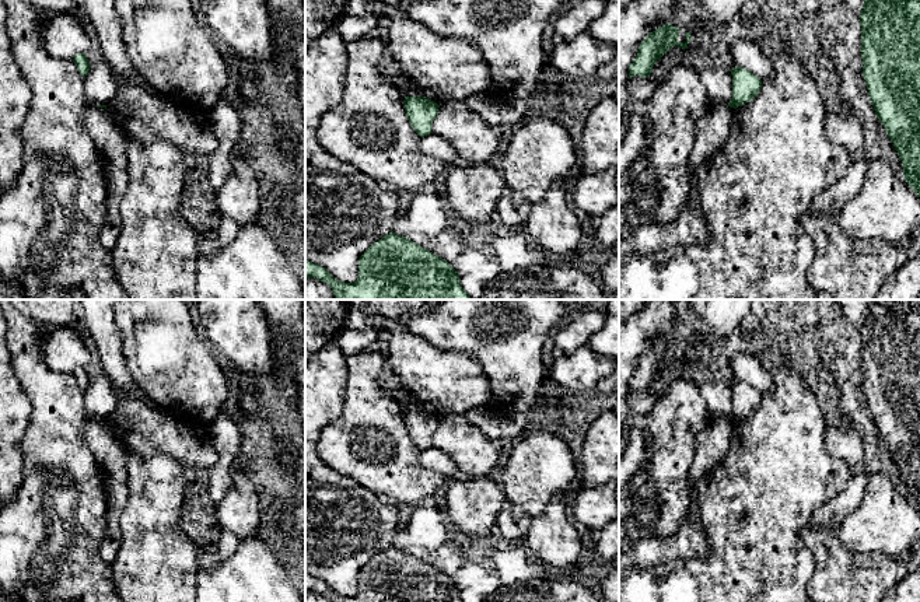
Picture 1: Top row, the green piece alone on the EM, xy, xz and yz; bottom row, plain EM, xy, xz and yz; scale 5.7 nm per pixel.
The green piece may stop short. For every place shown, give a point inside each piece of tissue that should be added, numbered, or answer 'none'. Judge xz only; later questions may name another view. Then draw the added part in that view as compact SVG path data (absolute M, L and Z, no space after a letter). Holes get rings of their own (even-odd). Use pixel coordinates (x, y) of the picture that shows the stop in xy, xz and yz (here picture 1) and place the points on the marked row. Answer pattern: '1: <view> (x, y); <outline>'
none

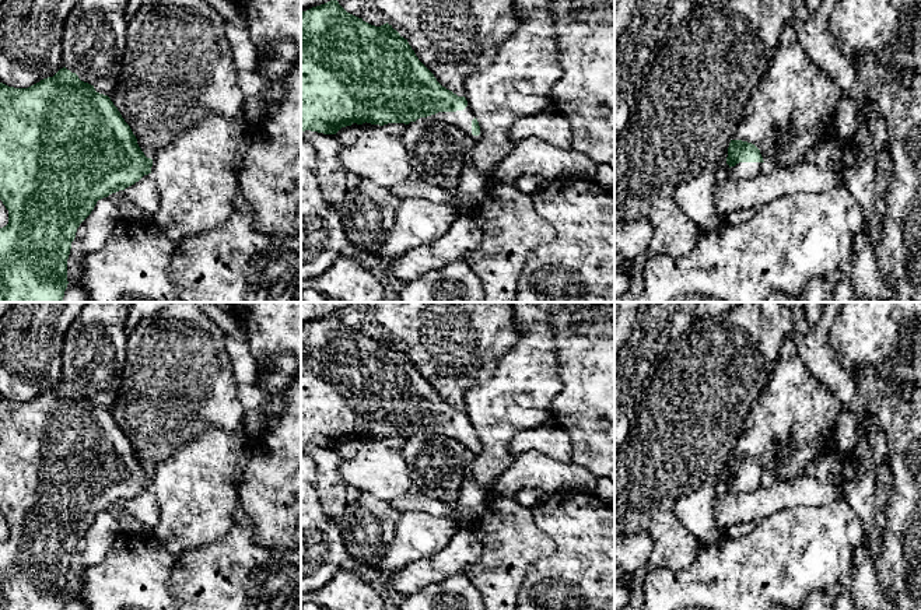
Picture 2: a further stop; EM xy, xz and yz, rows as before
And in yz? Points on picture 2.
1: yz (742, 171); M739 162L729 168L729 180L746 180L759 178L767 171L764 162Z

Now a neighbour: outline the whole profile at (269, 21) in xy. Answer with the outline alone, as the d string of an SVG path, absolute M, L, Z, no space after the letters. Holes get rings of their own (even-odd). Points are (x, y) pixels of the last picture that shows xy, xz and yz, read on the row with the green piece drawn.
M232 0L242 11L258 48L255 73L265 80L263 62L279 42L293 41L301 52L301 0Z

